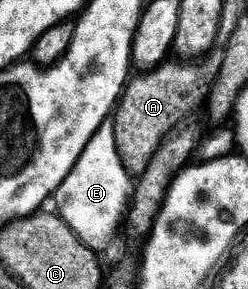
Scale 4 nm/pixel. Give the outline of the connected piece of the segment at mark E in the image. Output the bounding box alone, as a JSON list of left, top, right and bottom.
[54,120,133,254]

